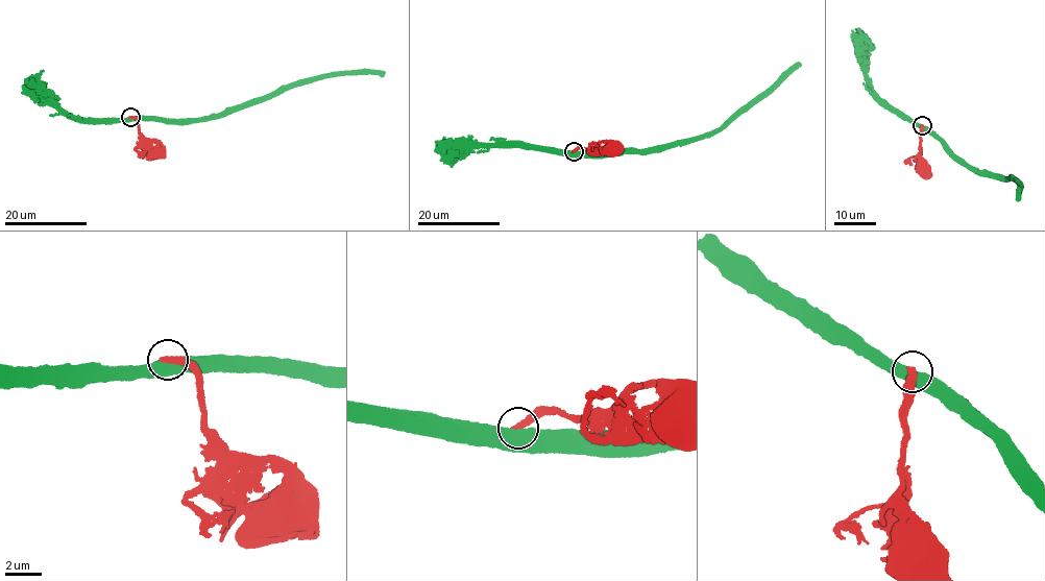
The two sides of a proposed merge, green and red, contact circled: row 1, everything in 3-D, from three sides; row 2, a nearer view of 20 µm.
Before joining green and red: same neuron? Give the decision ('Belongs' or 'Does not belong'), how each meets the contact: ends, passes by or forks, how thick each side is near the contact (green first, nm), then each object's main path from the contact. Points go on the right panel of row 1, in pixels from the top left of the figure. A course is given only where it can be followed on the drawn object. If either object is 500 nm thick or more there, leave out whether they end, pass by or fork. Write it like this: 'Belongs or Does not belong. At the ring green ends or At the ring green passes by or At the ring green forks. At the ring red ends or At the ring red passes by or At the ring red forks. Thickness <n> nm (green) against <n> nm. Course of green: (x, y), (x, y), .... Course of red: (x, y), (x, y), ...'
Does not belong. Thickness 750 nm (green) against 420 nm. Course of green: (922, 126), (966, 165), (987, 176), (1021, 183), (1019, 197). Course of red: (922, 126), (918, 158), (923, 171)

